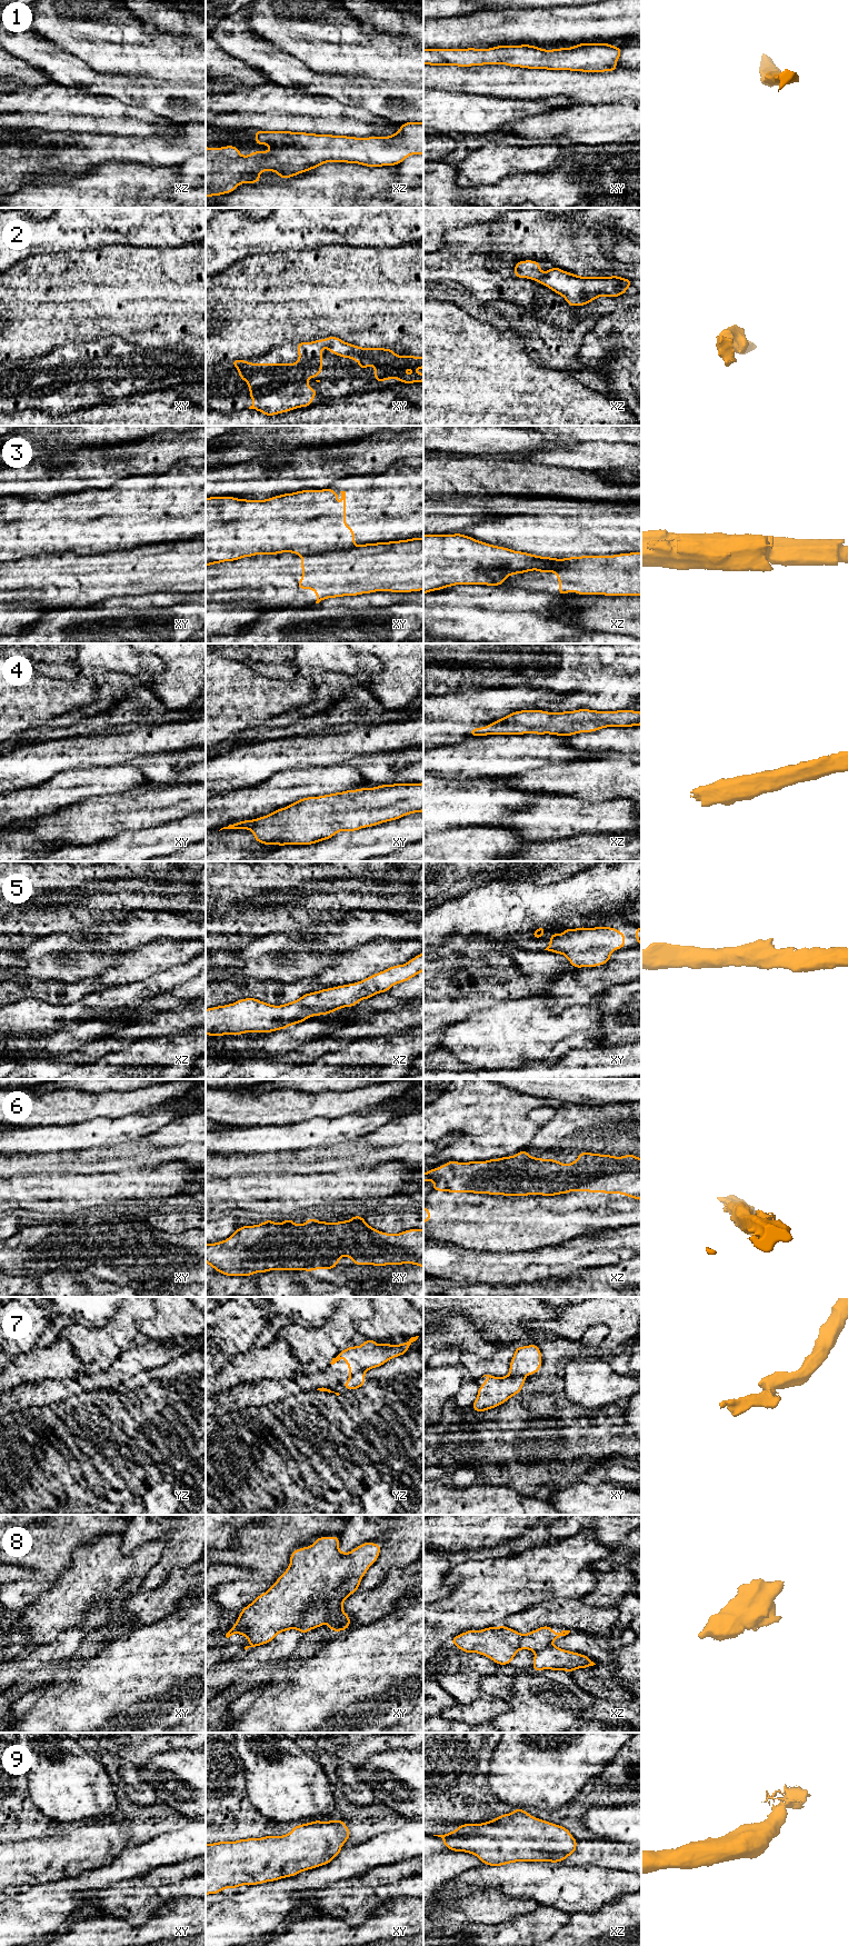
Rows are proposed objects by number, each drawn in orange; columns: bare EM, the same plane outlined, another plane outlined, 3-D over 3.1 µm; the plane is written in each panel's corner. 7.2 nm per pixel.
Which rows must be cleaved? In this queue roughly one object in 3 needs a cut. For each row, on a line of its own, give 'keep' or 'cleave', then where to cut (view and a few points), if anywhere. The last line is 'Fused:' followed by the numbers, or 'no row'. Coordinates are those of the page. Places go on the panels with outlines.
1: keep; no cut
2: keep; no cut
3: cleave; cut in xy along (353, 545), (347, 548), (311, 552), (302, 556)
4: keep; no cut
5: keep; no cut
6: keep; no cut
7: cleave; cut in yz along (366, 1369), (359, 1369), (350, 1377)
8: cleave; cut in xy along (350, 1593), (335, 1589), (330, 1594), (328, 1617), (325, 1622)
9: keep; no cut
Fused: 3, 7, 8

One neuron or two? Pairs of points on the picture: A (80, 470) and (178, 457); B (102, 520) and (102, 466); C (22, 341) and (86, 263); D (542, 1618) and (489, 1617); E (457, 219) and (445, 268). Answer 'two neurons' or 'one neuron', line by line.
A: one neuron
B: two neurons
C: one neuron
D: two neurons
E: two neurons

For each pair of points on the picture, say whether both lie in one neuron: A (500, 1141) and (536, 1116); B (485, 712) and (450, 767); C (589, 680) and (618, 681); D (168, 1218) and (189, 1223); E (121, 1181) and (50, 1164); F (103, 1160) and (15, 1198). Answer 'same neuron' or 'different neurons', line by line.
A: different neurons
B: different neurons
C: same neuron
D: same neuron
E: different neurons
F: different neurons

